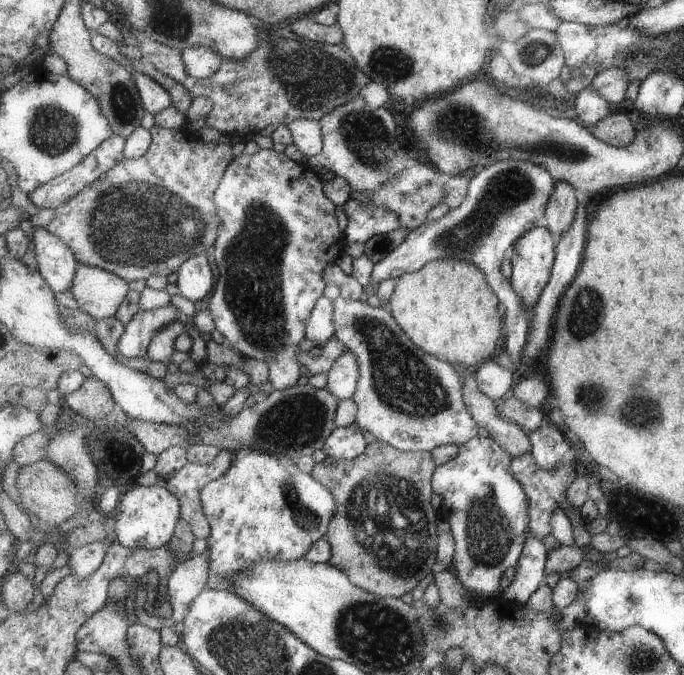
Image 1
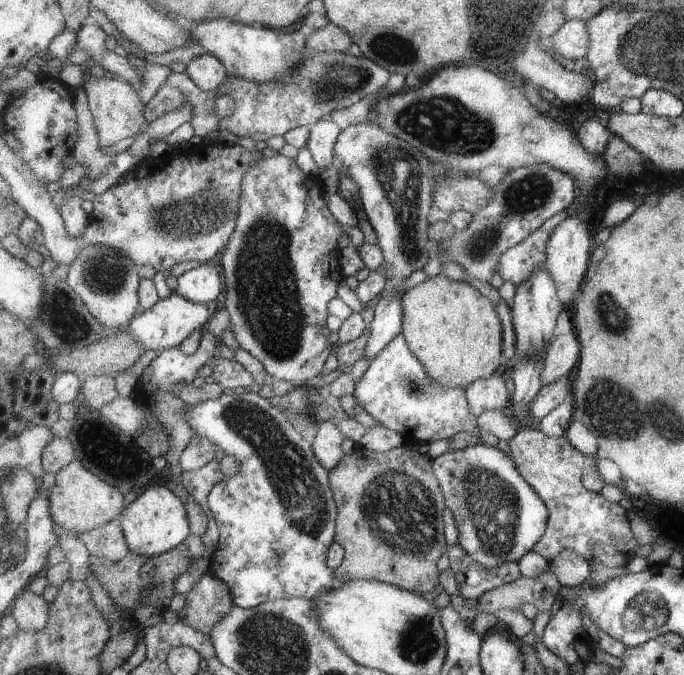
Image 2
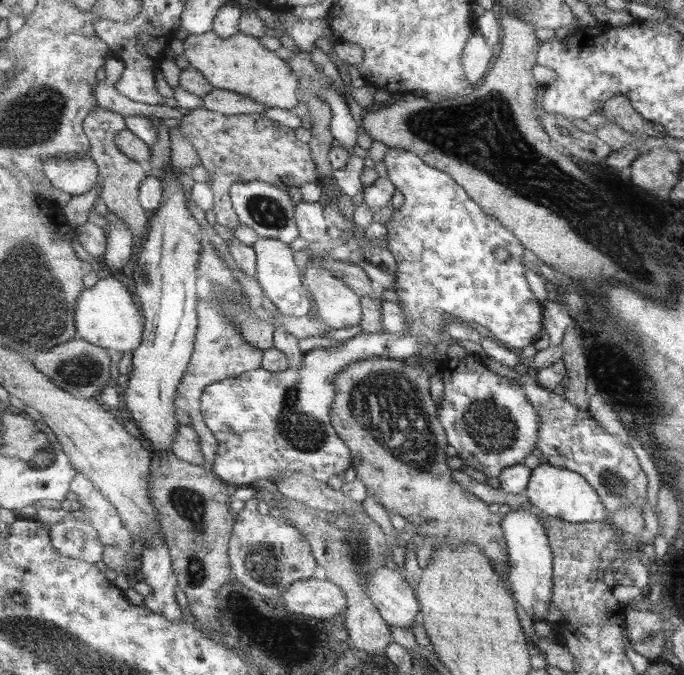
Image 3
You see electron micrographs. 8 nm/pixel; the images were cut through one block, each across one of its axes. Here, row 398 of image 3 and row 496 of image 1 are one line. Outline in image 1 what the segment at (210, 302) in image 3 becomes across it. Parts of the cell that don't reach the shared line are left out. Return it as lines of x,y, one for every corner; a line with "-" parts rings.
222,449
222,453
213,464
200,465
189,462
164,484
179,500
179,506
181,506
179,518
191,524
191,530
196,539
207,539
211,533
210,525
203,512
203,489
230,468
235,455
235,451

